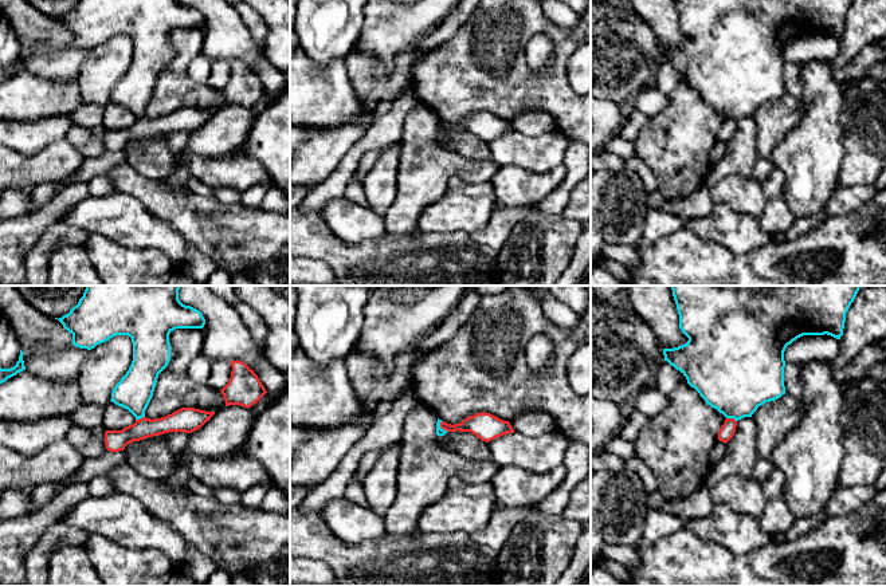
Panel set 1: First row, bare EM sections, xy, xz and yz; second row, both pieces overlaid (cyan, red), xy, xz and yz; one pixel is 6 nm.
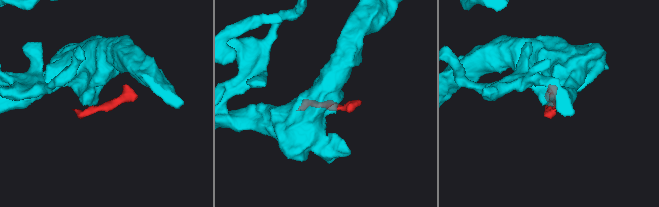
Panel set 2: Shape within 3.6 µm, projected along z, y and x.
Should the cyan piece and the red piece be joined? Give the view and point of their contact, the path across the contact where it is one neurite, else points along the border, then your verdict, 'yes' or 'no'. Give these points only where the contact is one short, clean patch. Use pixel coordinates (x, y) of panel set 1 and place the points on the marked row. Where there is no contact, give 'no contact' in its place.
contact yz (732, 417); border yz (726, 417), (732, 417), (736, 421); no

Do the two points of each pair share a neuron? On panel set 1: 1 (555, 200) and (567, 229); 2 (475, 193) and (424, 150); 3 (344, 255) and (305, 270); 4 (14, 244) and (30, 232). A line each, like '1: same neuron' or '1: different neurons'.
1: different neurons
2: different neurons
3: different neurons
4: same neuron

